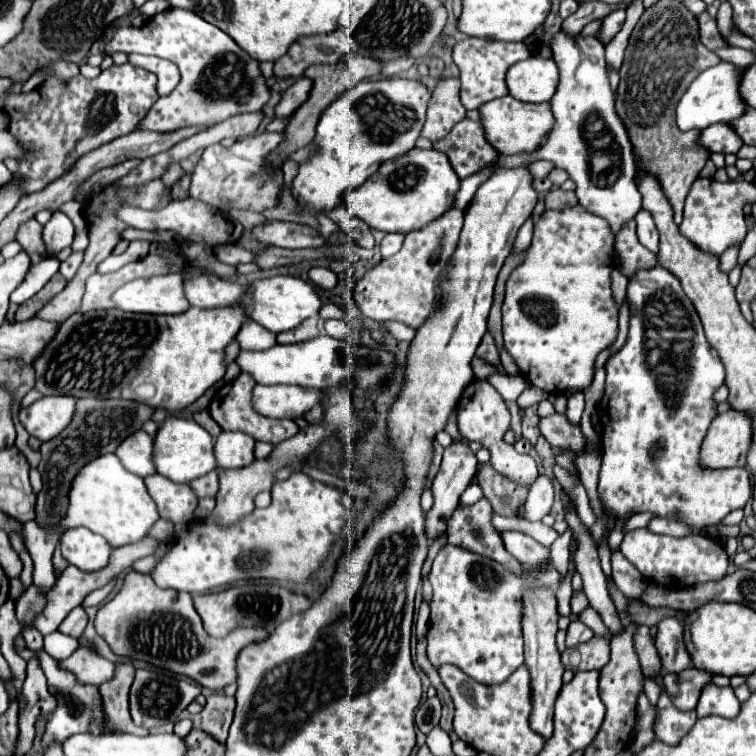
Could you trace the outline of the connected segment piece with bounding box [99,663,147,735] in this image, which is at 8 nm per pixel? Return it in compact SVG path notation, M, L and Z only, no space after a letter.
M115 663L113 679L101 683L99 691L103 699L103 709L109 717L105 731L123 731L135 735L147 733L145 729L137 727L129 715L129 687L133 675L135 675L135 667L131 663Z

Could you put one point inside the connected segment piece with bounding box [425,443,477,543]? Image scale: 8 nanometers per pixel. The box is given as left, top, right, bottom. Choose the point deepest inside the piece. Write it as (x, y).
(457, 469)

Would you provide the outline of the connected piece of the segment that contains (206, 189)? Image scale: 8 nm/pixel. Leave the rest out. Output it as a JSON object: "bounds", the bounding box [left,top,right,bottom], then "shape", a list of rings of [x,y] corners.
{"bounds":[191,133,283,211],"shape":[[[259,133],[241,141],[235,141],[233,147],[225,149],[223,145],[213,145],[203,151],[199,165],[195,167],[193,181],[191,181],[191,195],[195,199],[207,201],[221,211],[227,211],[227,205],[235,205],[239,209],[263,211],[277,203],[279,183],[283,179],[281,169],[277,173],[267,173],[267,155],[277,147],[283,139],[283,133]]]}

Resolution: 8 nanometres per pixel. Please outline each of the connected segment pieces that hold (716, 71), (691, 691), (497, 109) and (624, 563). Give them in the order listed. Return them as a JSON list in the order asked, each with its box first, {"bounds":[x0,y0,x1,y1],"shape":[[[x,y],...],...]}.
[{"bounds":[677,61,747,131],"shape":[[[721,61],[717,67],[709,67],[703,73],[699,73],[677,105],[679,129],[683,131],[705,129],[713,123],[721,123],[721,121],[729,123],[729,121],[735,121],[735,117],[741,117],[747,111],[747,103],[739,95],[741,79],[743,79],[743,69],[725,61]]]},{"bounds":[663,669,711,711],"shape":[[[685,669],[683,673],[663,673],[663,685],[671,703],[679,711],[691,711],[697,705],[699,693],[705,683],[711,681],[711,675],[703,669]]]},{"bounds":[479,95,555,155],"shape":[[[511,95],[489,101],[487,105],[481,105],[479,111],[481,111],[483,125],[485,125],[485,135],[487,135],[489,143],[501,155],[537,151],[555,125],[555,115],[551,111],[551,103],[523,103]]]},{"bounds":[611,551,647,597],"shape":[[[619,551],[613,553],[611,565],[613,565],[613,579],[621,589],[621,593],[625,597],[641,597],[647,587],[647,581],[643,579],[643,575]]]}]

